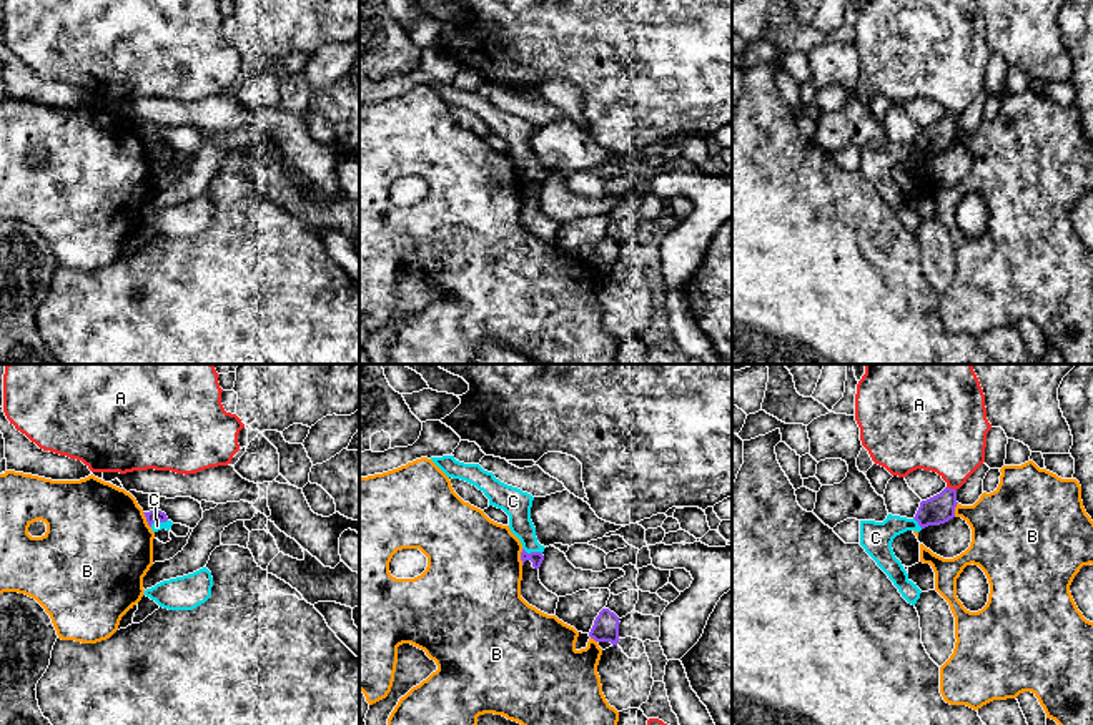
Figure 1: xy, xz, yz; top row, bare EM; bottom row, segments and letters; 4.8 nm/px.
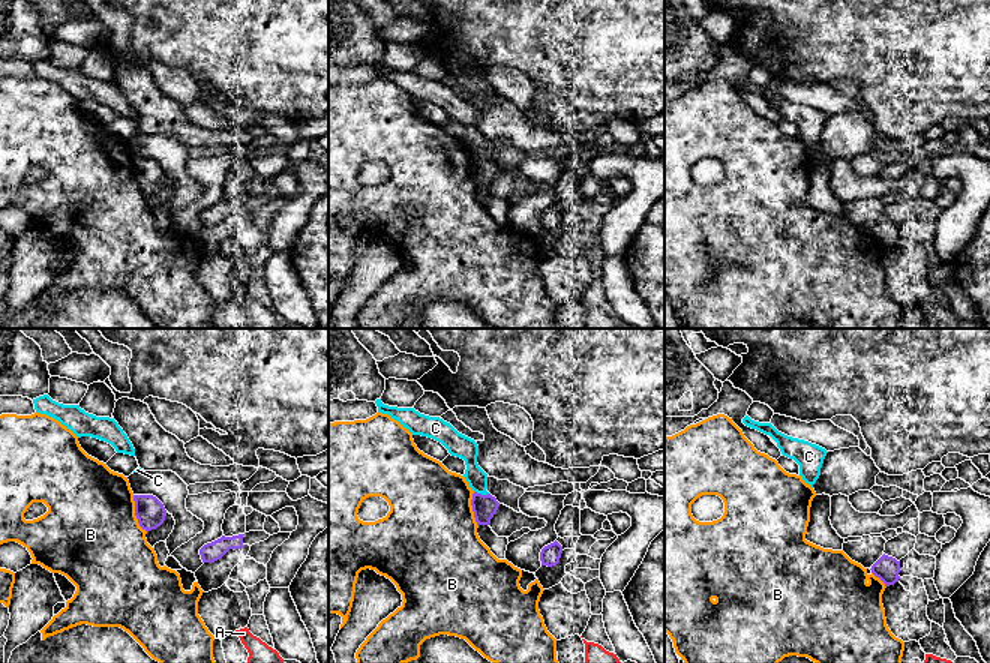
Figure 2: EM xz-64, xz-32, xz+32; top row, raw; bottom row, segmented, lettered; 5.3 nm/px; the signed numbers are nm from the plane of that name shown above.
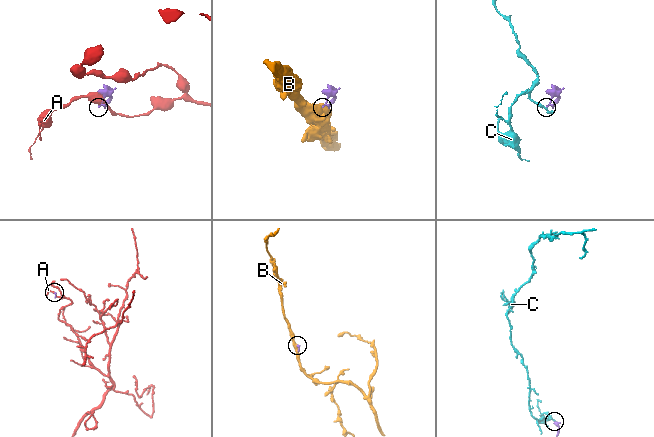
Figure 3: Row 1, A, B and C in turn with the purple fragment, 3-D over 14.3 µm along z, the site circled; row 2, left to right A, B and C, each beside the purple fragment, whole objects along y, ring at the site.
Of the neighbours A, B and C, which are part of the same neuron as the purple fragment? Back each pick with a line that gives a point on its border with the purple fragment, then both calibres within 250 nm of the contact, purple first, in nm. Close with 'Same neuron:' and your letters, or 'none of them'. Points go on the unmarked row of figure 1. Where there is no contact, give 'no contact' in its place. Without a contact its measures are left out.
Same neuron: none of them

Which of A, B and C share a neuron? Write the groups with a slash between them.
A / B / C

